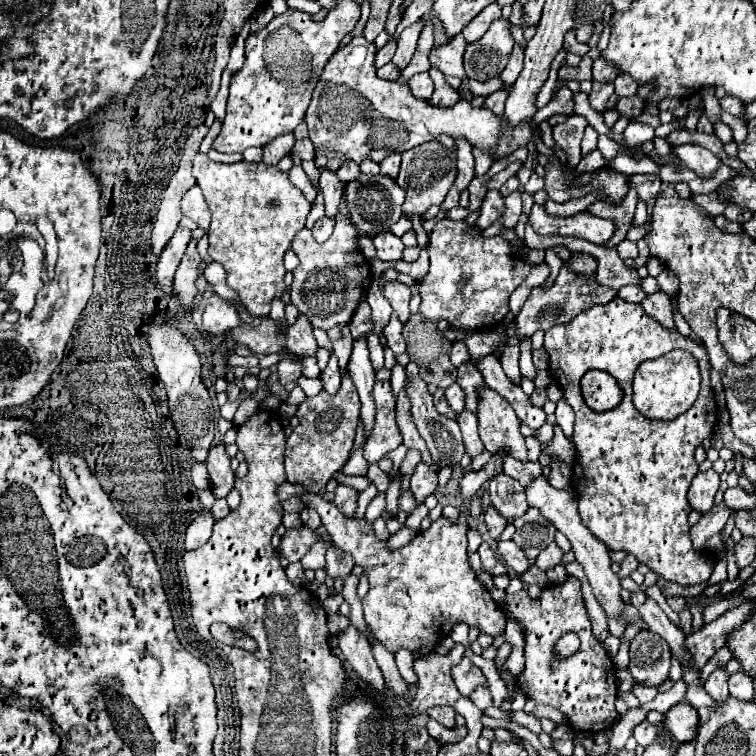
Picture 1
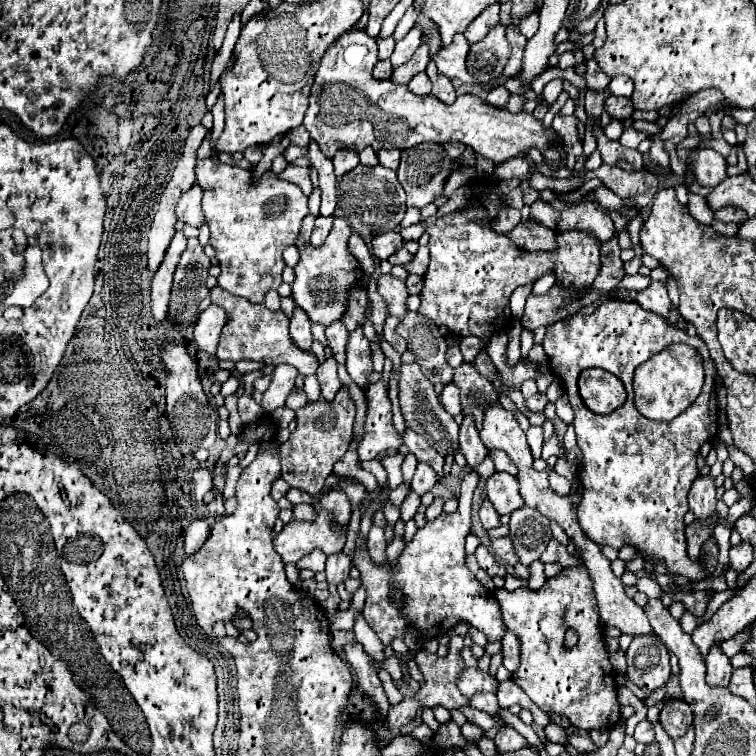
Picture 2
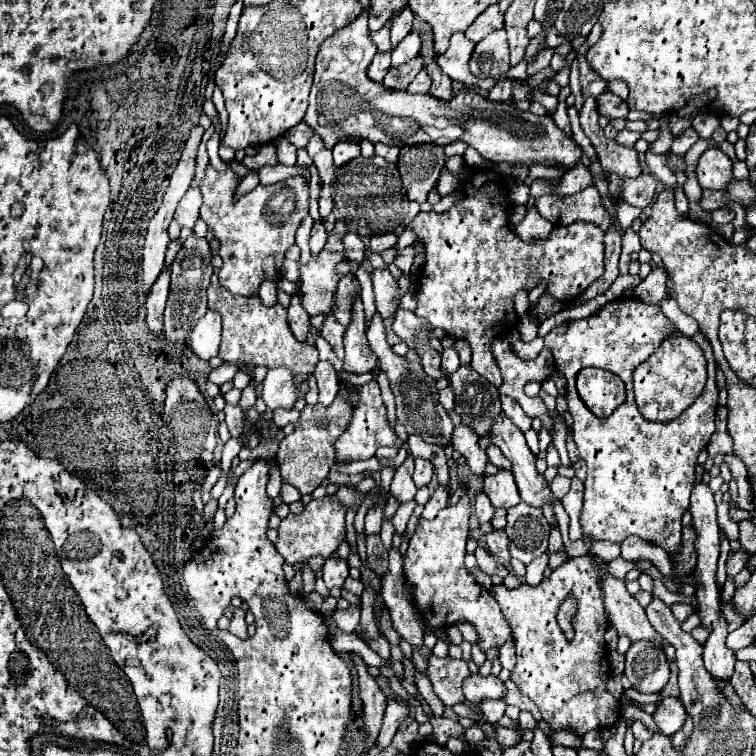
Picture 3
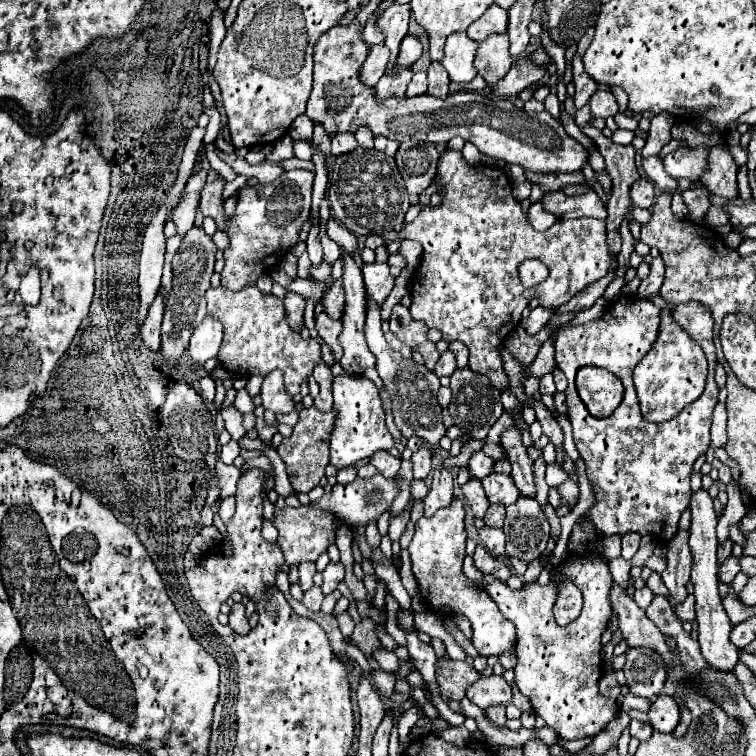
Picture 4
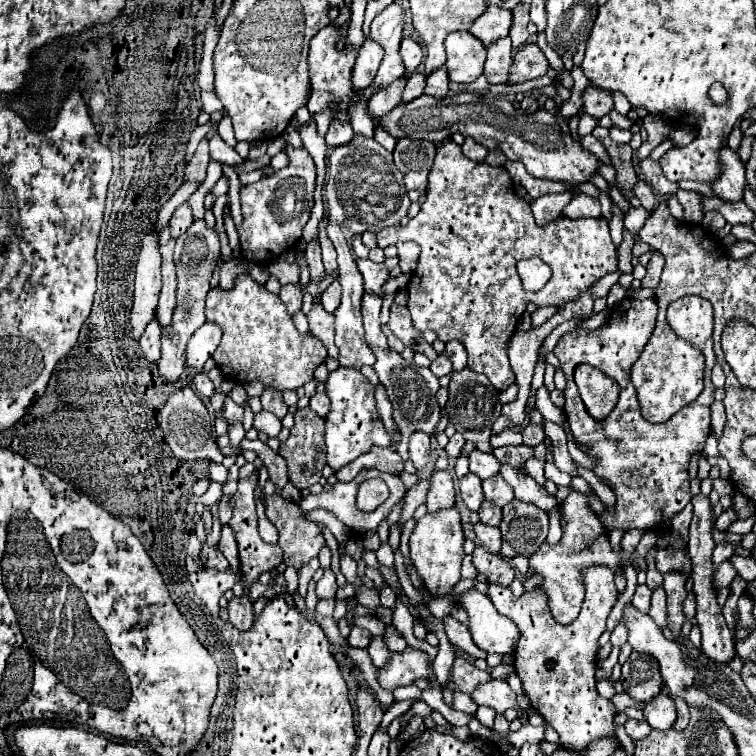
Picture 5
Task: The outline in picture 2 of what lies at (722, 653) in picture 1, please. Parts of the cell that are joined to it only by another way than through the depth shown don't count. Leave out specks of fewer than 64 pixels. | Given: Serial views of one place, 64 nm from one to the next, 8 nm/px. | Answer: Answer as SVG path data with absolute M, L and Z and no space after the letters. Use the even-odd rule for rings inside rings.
M748 628L744 632L738 632L734 638L728 638L722 642L722 648L724 648L724 654L726 656L734 656L738 652L742 652L742 646L746 644L748 640Z

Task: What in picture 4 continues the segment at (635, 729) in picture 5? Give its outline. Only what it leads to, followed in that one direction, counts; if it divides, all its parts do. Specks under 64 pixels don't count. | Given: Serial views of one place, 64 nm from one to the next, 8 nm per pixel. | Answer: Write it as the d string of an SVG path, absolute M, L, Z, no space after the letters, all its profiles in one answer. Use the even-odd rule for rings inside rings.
M632 720L628 730L630 730L630 736L634 736L638 740L648 740L650 734L652 734L652 726L644 724L644 722L638 722L638 720Z

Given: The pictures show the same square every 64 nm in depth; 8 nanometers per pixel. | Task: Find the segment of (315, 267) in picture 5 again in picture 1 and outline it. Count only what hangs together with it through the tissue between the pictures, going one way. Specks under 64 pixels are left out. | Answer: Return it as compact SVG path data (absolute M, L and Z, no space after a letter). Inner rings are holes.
M320 218L320 220L314 224L314 228L312 228L314 240L316 240L316 242L324 242L326 238L330 238L332 228L334 228L334 218Z

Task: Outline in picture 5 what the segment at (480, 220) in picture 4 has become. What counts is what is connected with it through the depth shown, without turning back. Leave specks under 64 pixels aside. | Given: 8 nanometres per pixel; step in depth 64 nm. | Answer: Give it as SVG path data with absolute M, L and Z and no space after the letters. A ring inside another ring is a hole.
M444 140L438 148L436 148L436 158L434 158L434 166L430 170L430 176L428 176L428 190L426 190L426 200L424 204L420 206L420 212L406 224L406 226L400 226L400 228L384 228L378 232L378 246L390 246L390 244L396 244L396 242L402 242L402 240L412 240L416 244L420 244L422 248L422 254L420 254L420 260L418 260L418 266L414 270L414 276L410 278L408 282L408 310L412 314L412 322L414 322L414 328L424 332L424 330L434 330L438 334L438 338L442 342L450 342L450 340L458 340L464 344L464 348L468 350L468 368L474 370L474 372L480 372L480 374L486 374L492 382L492 386L496 390L506 390L512 382L514 382L514 372L512 372L512 366L508 362L508 344L510 344L510 338L512 334L516 332L516 326L520 322L520 316L524 314L526 310L526 304L528 302L534 302L537 306L564 306L568 302L574 302L576 298L580 298L582 292L586 292L592 282L596 282L598 278L602 278L604 274L608 272L616 272L618 270L618 256L616 256L616 246L612 244L612 238L610 238L610 230L608 230L608 222L604 218L580 218L580 220L572 220L572 218L566 218L566 216L560 216L556 218L554 222L546 224L546 226L536 226L534 222L534 216L532 216L532 208L530 208L530 202L518 198L512 190L512 180L510 180L510 174L506 172L504 166L490 166L486 162L474 162L474 160L468 160L460 146L452 140ZM532 256L538 256L542 258L550 268L552 268L552 278L548 280L548 284L536 292L536 294L528 294L524 288L522 288L522 280L520 280L520 274L516 270L516 262L522 260L522 258L532 258Z

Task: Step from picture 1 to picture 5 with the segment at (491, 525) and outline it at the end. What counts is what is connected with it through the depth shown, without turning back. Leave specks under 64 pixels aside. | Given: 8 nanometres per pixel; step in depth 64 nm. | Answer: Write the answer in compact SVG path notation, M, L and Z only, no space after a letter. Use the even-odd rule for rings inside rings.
M468 472L458 484L460 484L460 494L462 494L464 504L466 504L472 512L476 512L476 510L480 508L482 500L484 500L484 496L482 496L482 486L480 486L480 478L474 476L472 472Z

